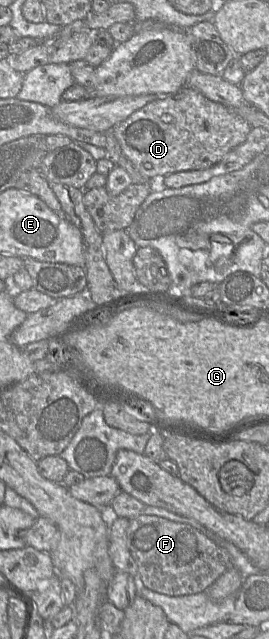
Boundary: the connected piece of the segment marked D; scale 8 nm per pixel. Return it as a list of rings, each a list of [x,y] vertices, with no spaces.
[[[182,87],[168,98],[152,101],[132,113],[127,119],[112,128],[122,152],[148,181],[176,172],[207,169],[220,162],[232,149],[242,144],[250,130],[249,123],[233,109],[214,102],[199,91]]]

